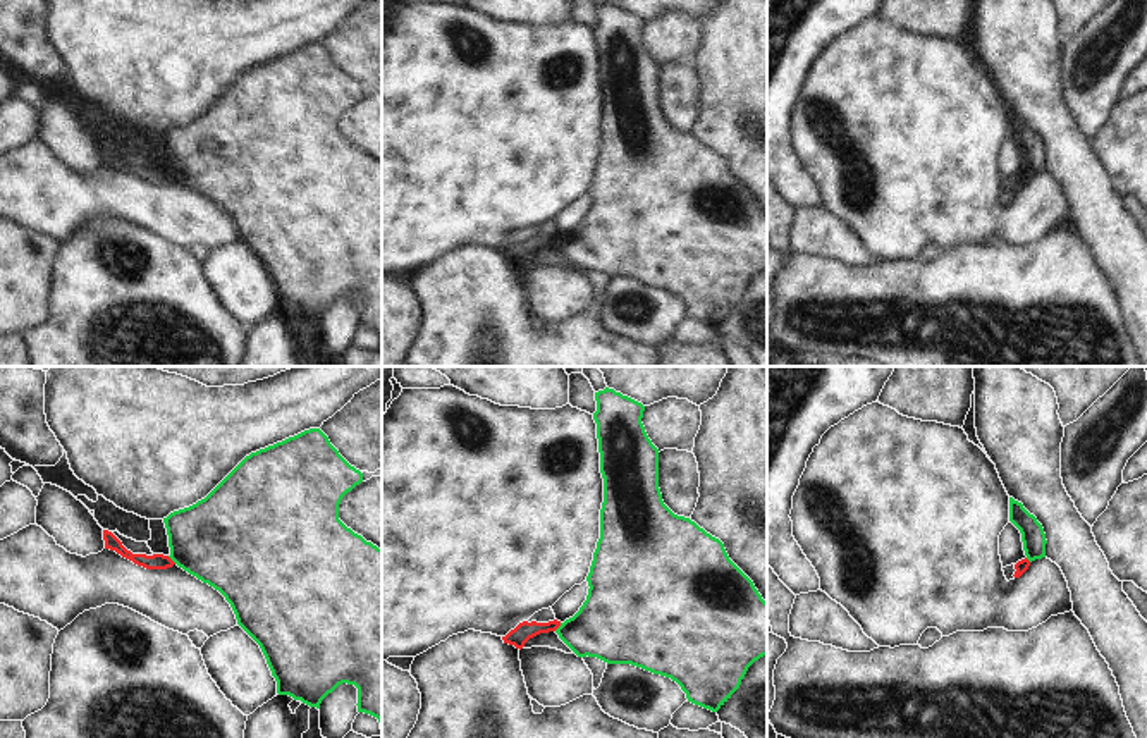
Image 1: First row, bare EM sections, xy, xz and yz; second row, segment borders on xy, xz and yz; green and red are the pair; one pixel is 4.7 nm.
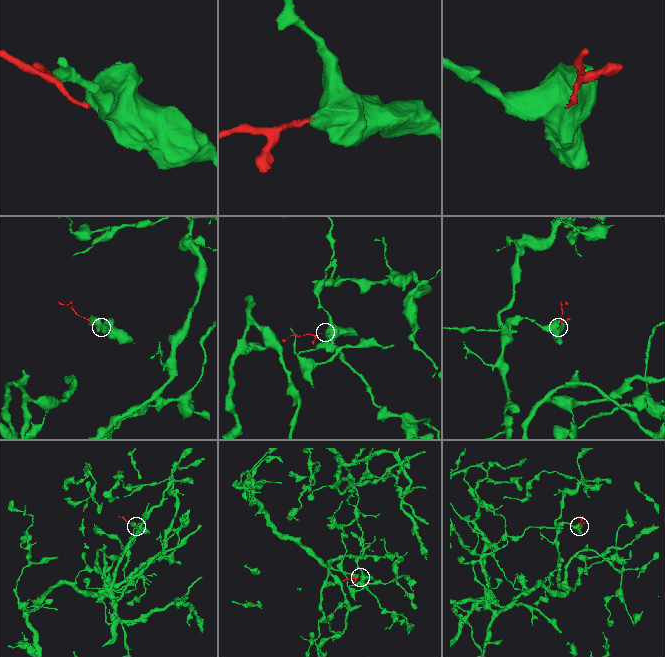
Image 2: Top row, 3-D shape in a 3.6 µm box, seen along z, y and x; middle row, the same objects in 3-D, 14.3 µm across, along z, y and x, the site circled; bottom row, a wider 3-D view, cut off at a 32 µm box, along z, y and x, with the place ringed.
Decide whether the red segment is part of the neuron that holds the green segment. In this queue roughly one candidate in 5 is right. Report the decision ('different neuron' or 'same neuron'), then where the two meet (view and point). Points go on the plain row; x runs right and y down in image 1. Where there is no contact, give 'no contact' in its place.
different neuron | xy (172, 174)

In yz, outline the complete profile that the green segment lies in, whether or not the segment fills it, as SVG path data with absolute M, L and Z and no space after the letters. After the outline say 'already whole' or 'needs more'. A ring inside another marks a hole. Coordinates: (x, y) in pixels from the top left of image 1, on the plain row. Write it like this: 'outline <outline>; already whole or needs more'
outline M1009 112L1009 136L1021 148L1027 174L1032 177L1046 172L1047 155L1042 139L1023 122L1021 117L1015 115L1013 112Z; already whole

